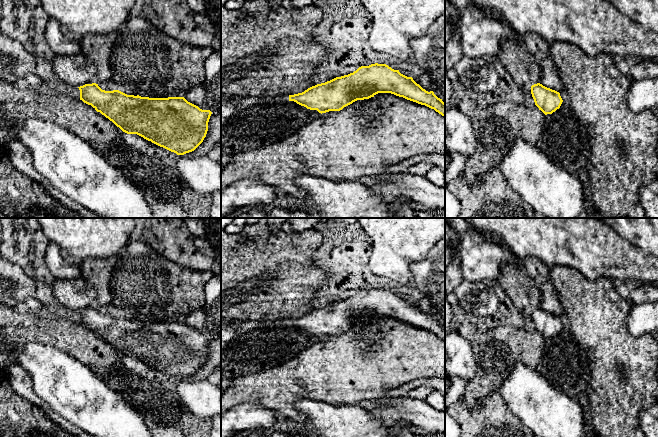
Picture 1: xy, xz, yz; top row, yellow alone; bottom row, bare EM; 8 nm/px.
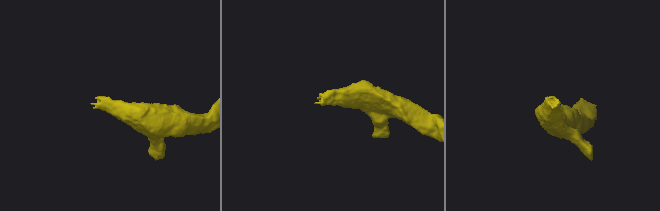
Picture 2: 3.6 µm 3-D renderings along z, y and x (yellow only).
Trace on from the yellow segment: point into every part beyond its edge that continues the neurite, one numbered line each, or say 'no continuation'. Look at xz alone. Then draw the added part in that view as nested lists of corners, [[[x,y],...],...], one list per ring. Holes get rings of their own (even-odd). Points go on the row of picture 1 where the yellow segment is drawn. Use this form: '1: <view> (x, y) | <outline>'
1: xz (243, 101) | [[[282,95],[282,96],[277,96],[281,97],[284,101],[289,101],[289,95]],[[258,96],[258,97],[234,97],[232,99],[232,102],[234,104],[240,105],[242,107],[244,106],[254,106],[254,105],[262,105],[267,101],[273,101],[277,98],[276,96],[270,96],[270,97],[265,97],[265,96]]]

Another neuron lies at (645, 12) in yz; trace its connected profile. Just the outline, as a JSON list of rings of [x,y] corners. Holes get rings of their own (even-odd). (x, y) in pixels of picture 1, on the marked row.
[[[607,0],[640,25],[658,33],[658,0]]]

